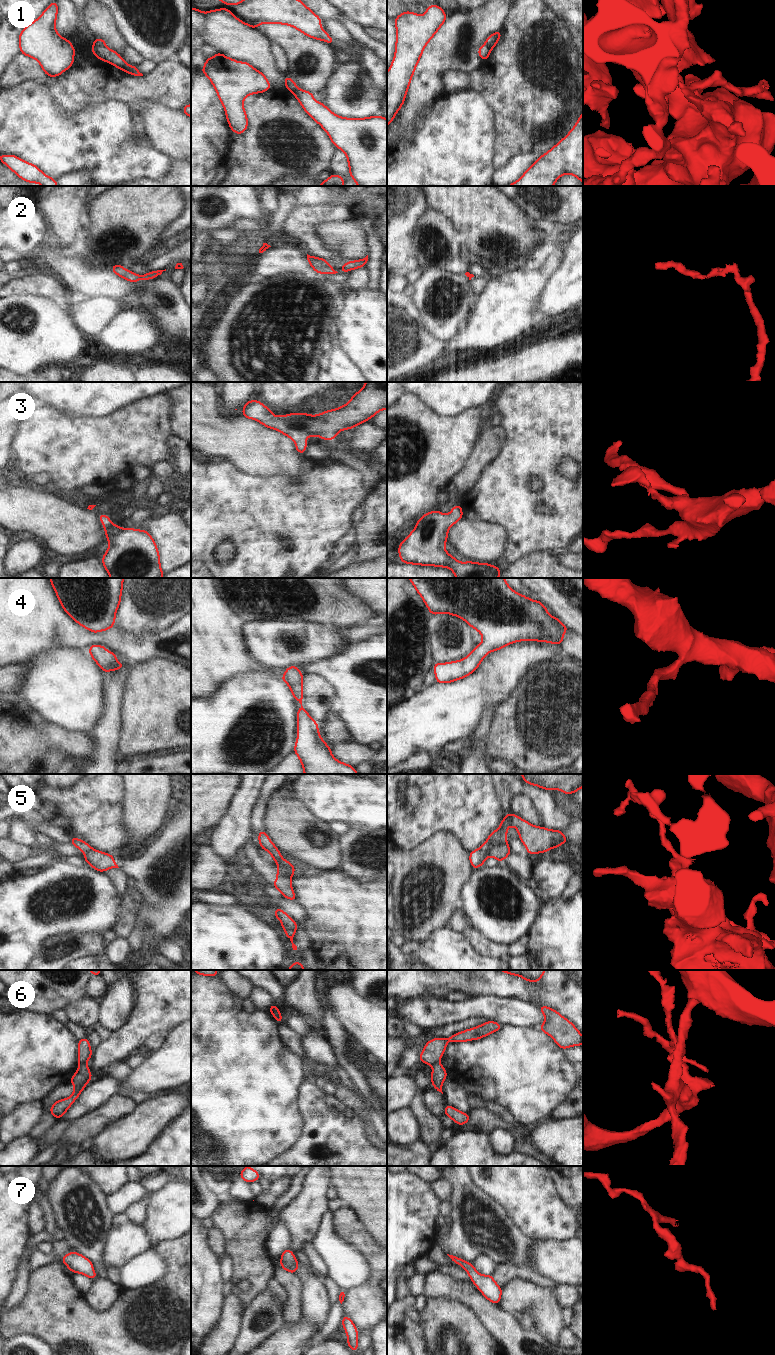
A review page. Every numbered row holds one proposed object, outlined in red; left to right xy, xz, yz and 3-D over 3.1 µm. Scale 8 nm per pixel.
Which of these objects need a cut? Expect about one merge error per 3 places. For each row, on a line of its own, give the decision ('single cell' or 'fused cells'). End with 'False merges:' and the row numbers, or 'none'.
1: fused cells
2: single cell
3: single cell
4: single cell
5: fused cells
6: fused cells
7: single cell
False merges: 1, 5, 6

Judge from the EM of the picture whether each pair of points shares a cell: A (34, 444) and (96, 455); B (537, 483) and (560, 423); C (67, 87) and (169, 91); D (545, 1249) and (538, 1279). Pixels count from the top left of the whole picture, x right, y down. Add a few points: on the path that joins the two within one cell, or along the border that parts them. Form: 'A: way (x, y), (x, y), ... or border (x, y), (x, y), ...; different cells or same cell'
A: way (49, 444), (58, 444), (73, 451), (81, 451); same cell
B: way (537, 468), (537, 446), (545, 438); same cell
C: way (92, 87), (144, 88); same cell
D: border (534, 1270), (551, 1278), (557, 1284); different cells

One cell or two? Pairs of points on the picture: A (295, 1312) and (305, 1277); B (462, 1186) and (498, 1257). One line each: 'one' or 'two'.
A: two
B: one

